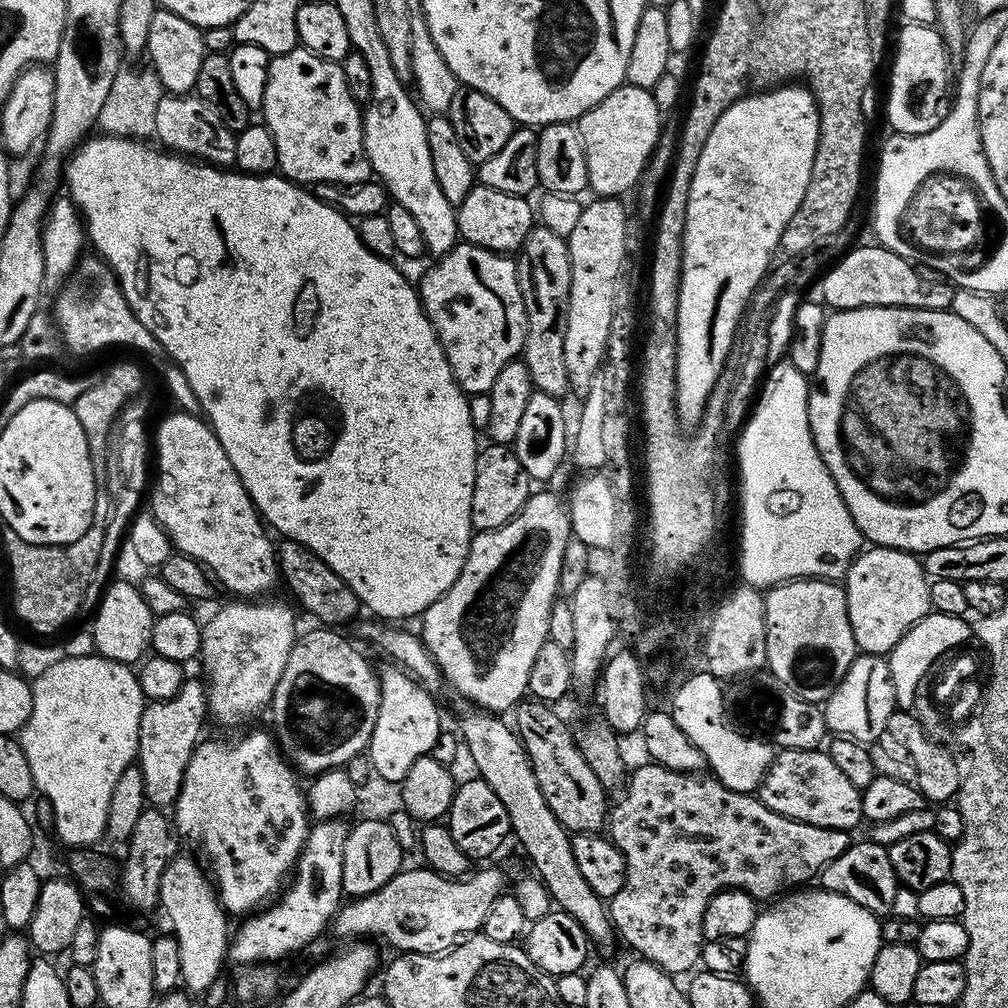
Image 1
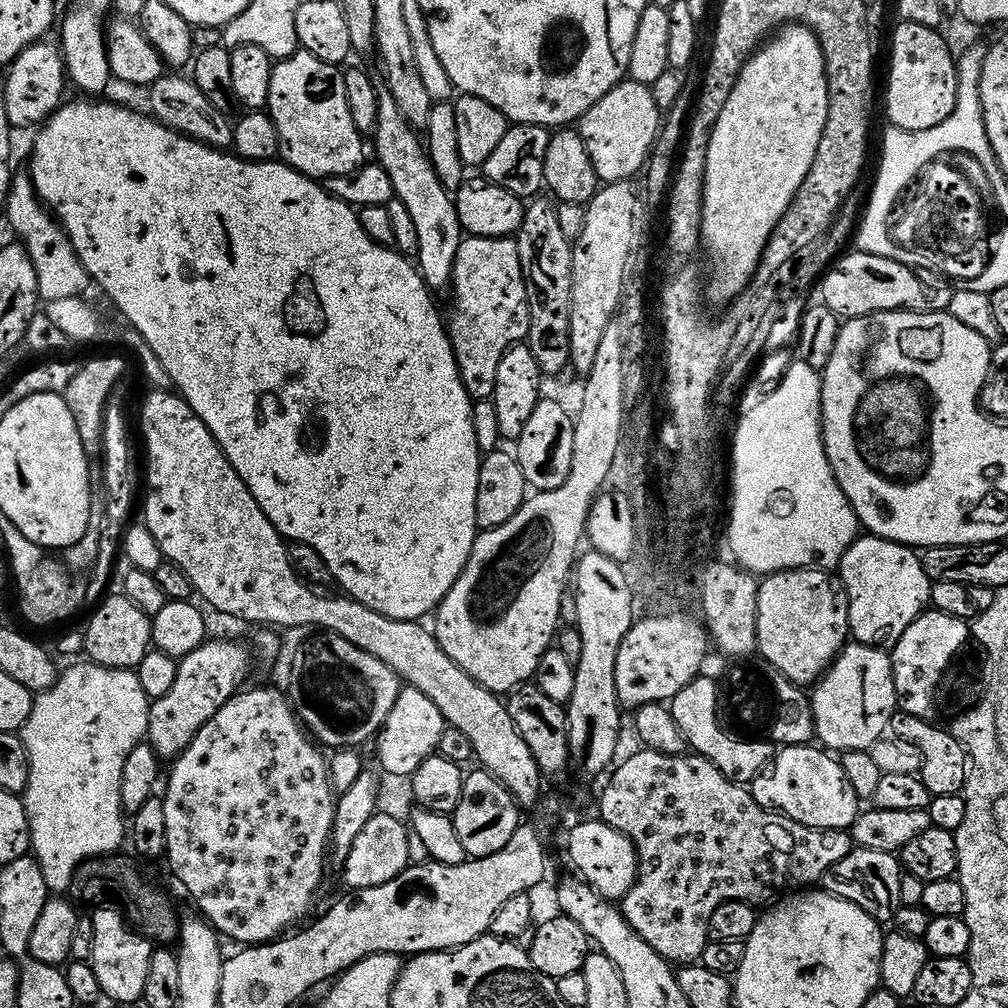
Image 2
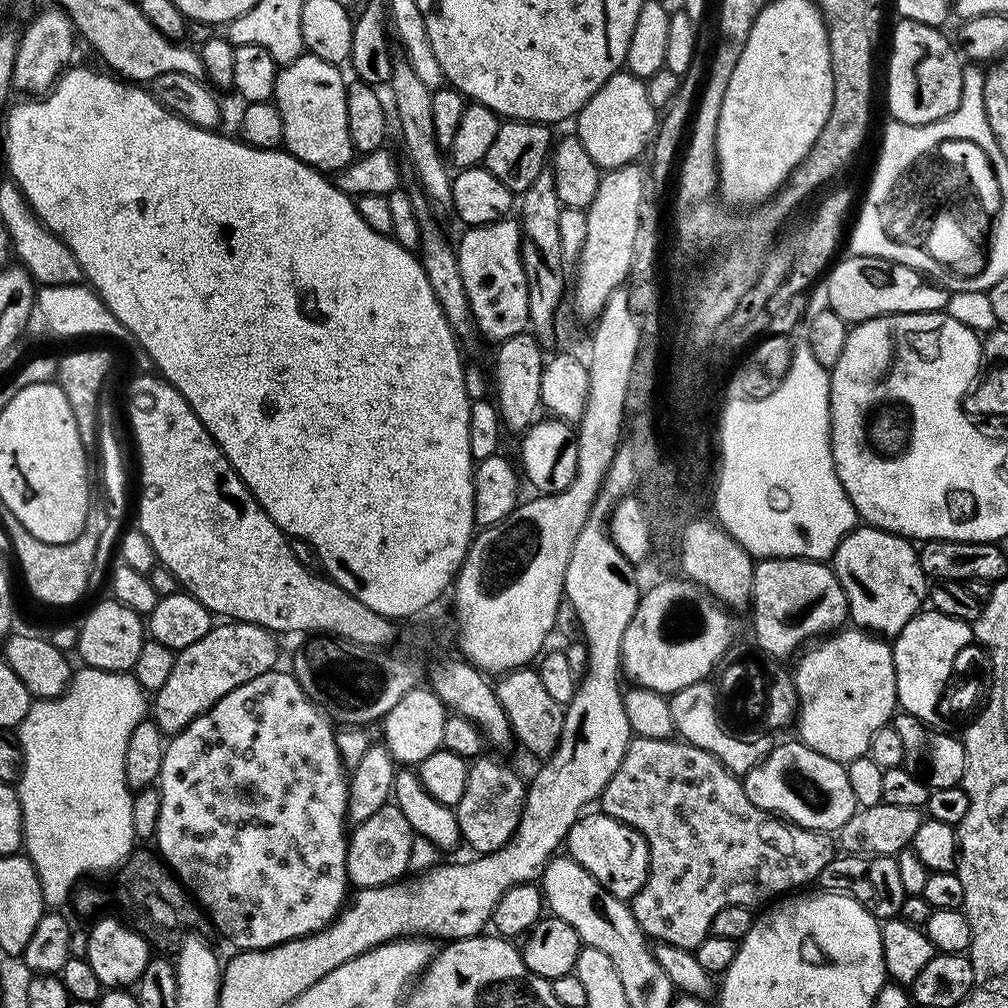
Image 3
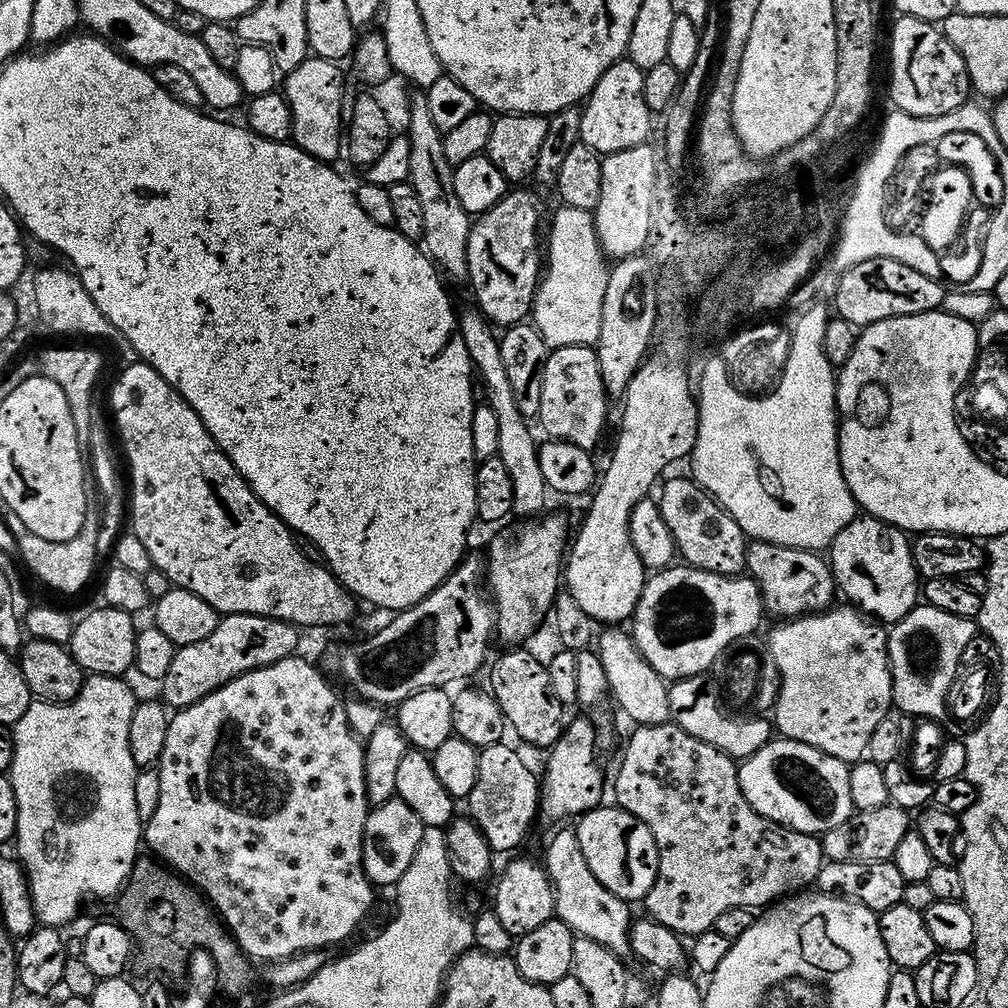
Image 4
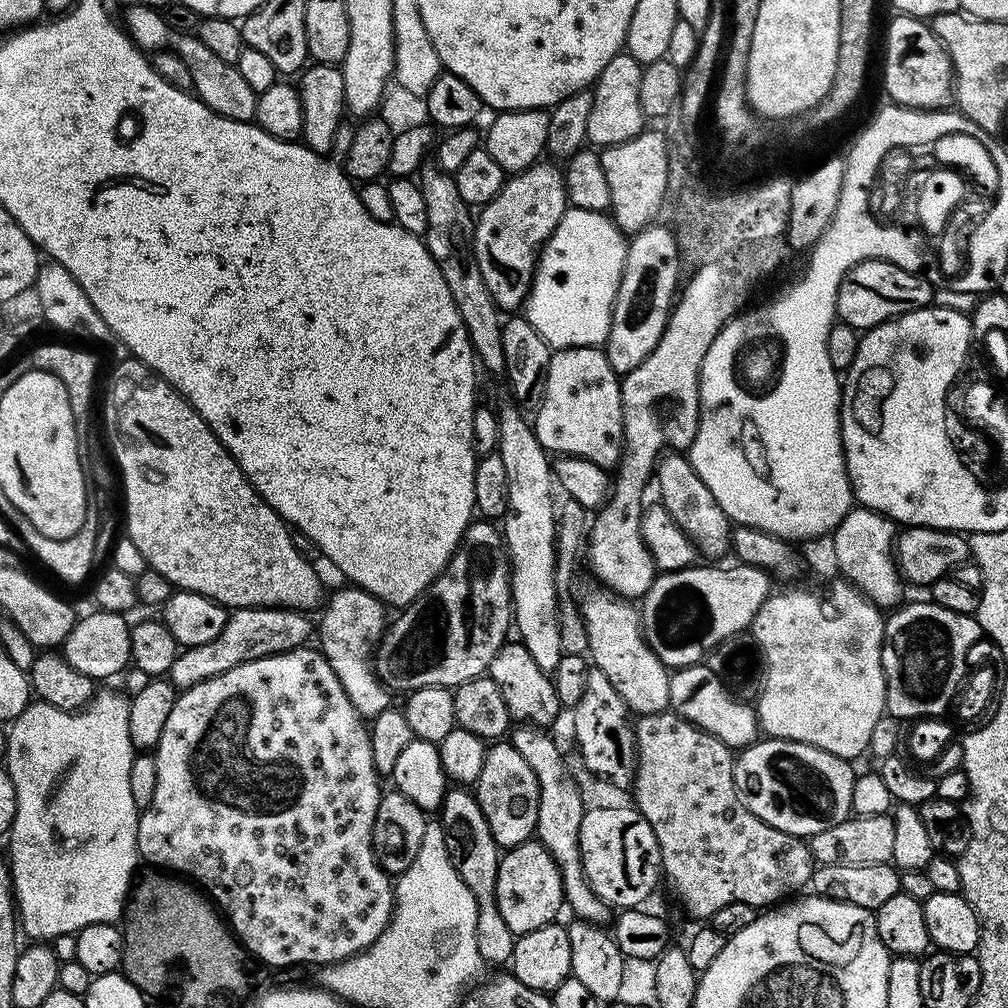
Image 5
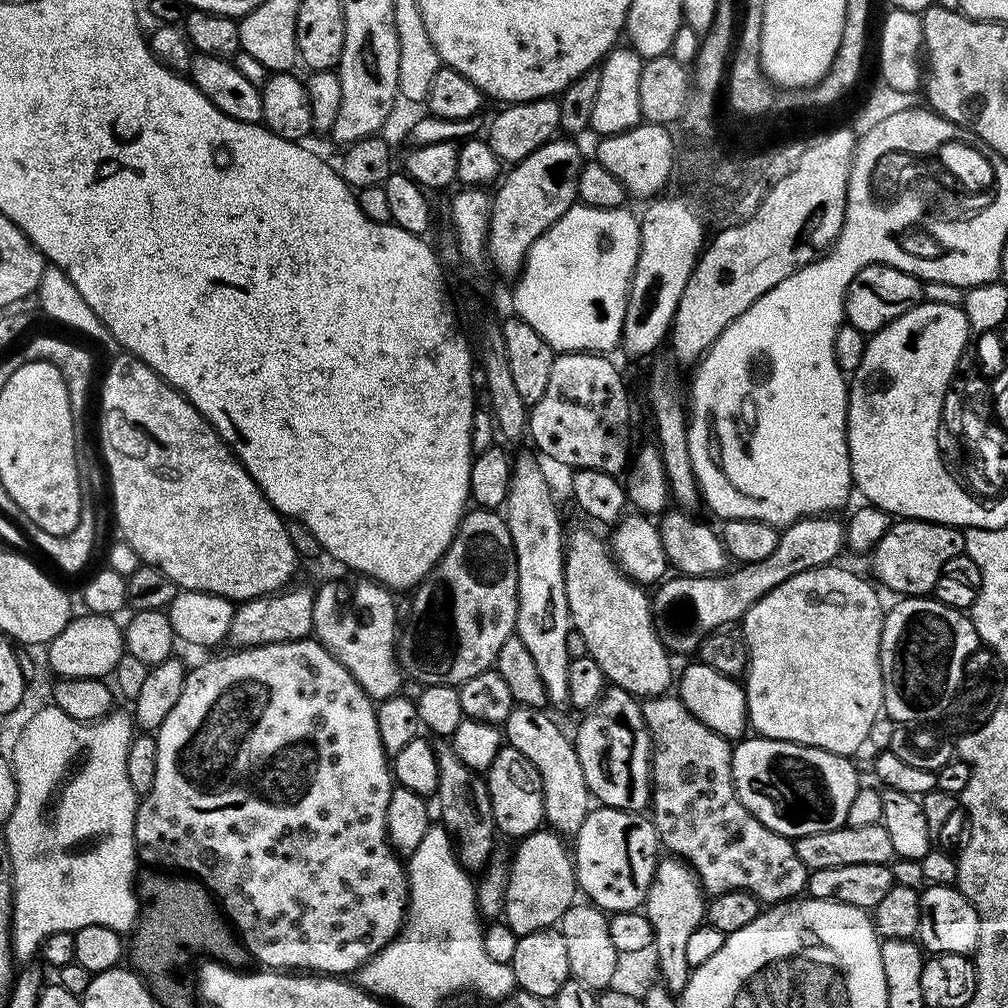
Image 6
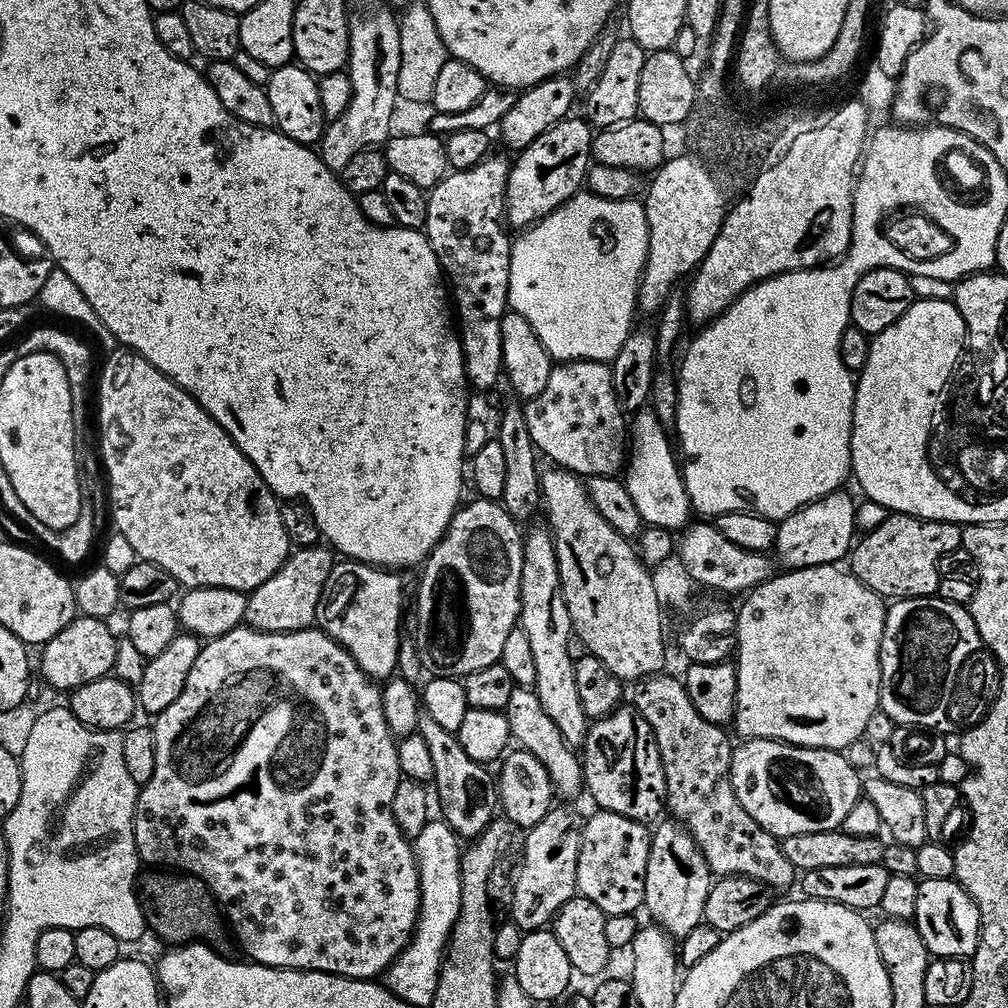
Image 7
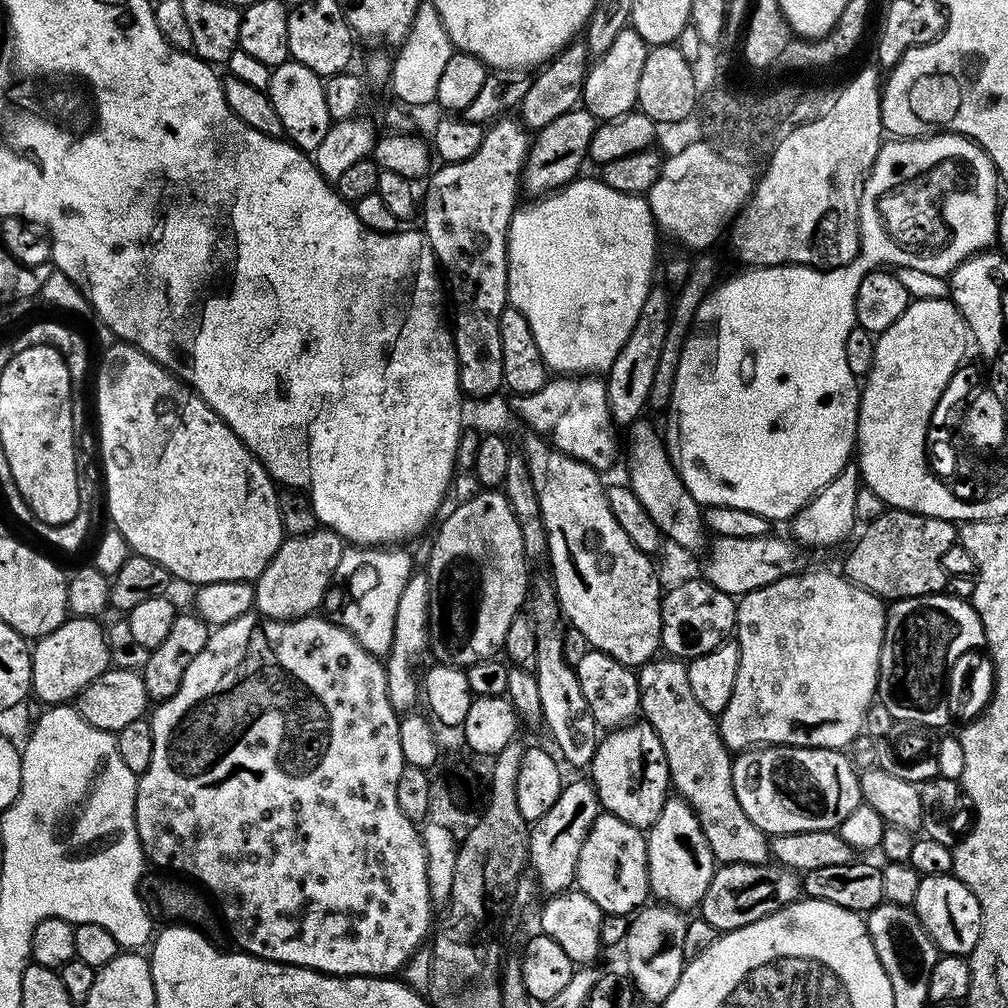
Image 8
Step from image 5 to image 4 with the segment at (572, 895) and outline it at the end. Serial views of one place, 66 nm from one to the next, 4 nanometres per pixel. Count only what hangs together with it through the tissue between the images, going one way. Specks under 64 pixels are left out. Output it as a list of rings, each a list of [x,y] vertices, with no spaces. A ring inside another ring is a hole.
[[[568,826],[556,832],[544,848],[542,867],[548,873],[554,894],[554,916],[566,927],[571,928],[576,936],[585,936],[610,950],[621,958],[629,955],[628,929],[633,924],[633,917],[628,917],[629,905],[622,898],[616,897],[602,886],[586,864],[585,855],[579,848],[575,831]]]

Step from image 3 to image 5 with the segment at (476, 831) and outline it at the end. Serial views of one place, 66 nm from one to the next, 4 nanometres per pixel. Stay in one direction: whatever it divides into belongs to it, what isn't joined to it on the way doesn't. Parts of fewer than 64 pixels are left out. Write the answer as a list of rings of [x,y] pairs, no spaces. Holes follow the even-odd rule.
[[[492,742],[487,745],[482,774],[478,774],[474,785],[474,795],[500,850],[507,850],[533,839],[538,822],[540,787],[534,770],[530,770],[526,758],[522,758],[522,754],[514,750],[512,743]]]

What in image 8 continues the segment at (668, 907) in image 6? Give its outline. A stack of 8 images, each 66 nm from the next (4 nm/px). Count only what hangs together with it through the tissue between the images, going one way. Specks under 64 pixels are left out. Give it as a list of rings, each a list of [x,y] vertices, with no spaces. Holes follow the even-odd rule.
[[[670,796],[654,826],[647,829],[646,842],[649,893],[656,896],[657,901],[679,910],[695,909],[706,894],[716,869],[716,859],[693,808],[680,797]]]

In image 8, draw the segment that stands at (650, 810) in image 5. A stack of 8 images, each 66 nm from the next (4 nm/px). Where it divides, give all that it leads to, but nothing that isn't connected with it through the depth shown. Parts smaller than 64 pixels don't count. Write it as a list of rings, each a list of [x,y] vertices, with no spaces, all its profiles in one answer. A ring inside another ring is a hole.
[[[653,658],[646,661],[636,672],[636,681],[640,691],[639,715],[658,734],[662,742],[662,750],[666,750],[670,784],[675,795],[693,808],[698,822],[701,823],[702,832],[706,836],[706,842],[709,843],[710,850],[720,864],[768,864],[770,860],[769,833],[763,832],[758,826],[754,826],[754,822],[750,822],[746,810],[742,810],[734,794],[732,781],[734,756],[720,736],[717,717],[702,710],[698,698],[694,698],[694,693],[690,691],[687,663],[675,658],[660,659]]]

